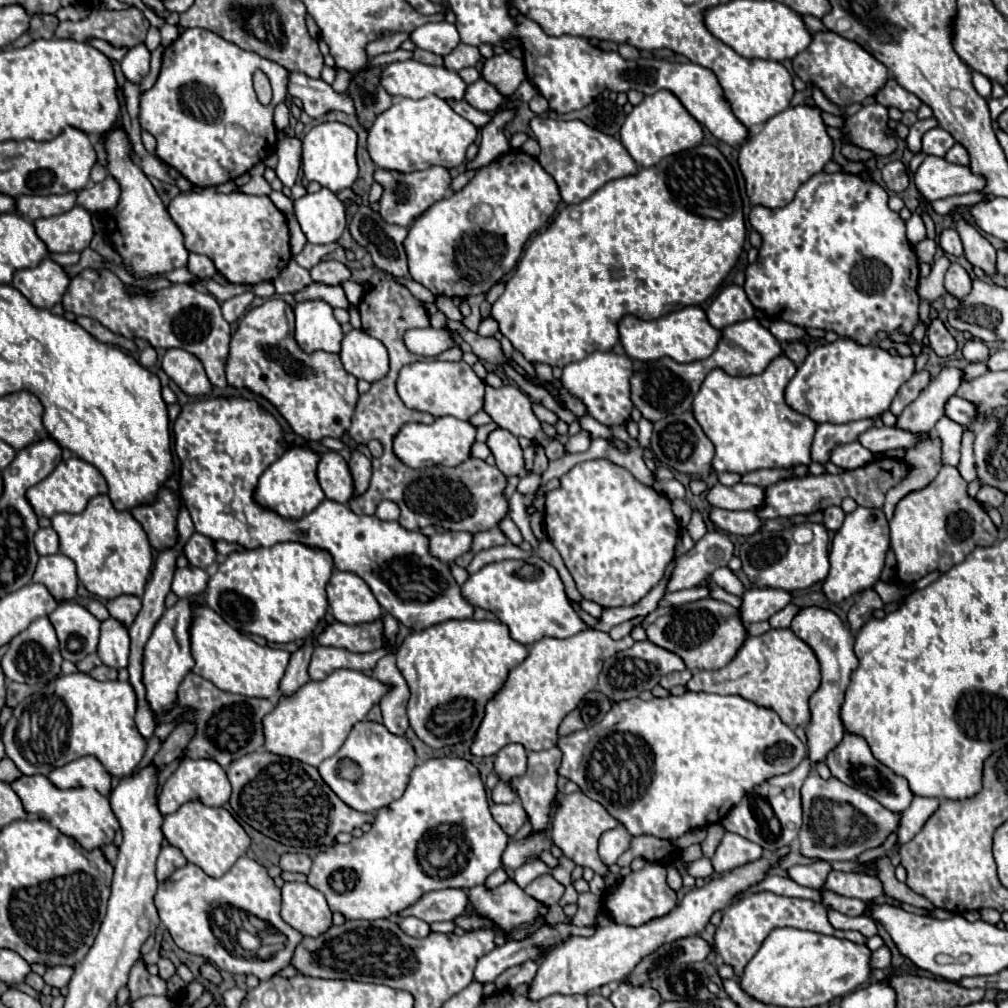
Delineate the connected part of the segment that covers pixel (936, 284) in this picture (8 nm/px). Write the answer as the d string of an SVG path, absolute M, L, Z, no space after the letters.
M941 256L939 260L933 262L933 270L931 270L931 274L929 274L927 278L921 278L921 280L919 280L917 294L919 294L921 298L933 302L935 298L947 294L947 290L943 288L943 276L945 276L949 264L951 264L951 260L949 260L947 256Z

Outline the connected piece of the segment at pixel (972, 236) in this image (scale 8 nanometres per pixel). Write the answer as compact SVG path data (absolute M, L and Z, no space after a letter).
M955 206L951 210L951 218L953 218L953 228L959 232L961 236L961 242L963 242L963 250L965 250L965 258L973 264L973 266L979 266L983 268L989 276L995 276L995 248L993 244L981 234L981 230L967 222L959 208Z

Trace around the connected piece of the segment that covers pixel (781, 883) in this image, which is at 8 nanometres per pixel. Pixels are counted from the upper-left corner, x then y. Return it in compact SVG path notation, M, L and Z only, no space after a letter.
M769 874L761 882L761 888L769 890L773 894L779 894L779 896L795 896L795 898L811 898L811 900L817 898L815 890L803 888L797 882L793 882L791 878L783 878L783 876L775 876L775 874Z

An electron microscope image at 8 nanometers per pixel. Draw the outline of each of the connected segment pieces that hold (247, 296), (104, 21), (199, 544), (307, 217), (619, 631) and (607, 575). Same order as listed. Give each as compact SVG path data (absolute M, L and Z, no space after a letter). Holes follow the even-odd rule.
M247 290L247 292L243 292L239 296L233 296L227 302L223 302L223 306L221 306L223 318L227 322L235 322L249 308L249 304L253 302L253 298L255 298L255 294L251 290Z
M135 6L127 10L93 10L85 20L61 22L55 30L57 38L71 38L87 42L87 38L101 38L115 48L133 48L145 42L149 22Z
M193 532L193 536L187 540L187 544L185 544L185 548L183 548L183 556L186 556L190 565L205 568L207 567L207 560L210 561L217 558L215 542L213 542L211 538L205 538L203 534L197 534L197 532ZM209 546L211 546L211 552L209 552ZM197 551L203 551L203 556L205 556L202 567L200 567L201 564L199 558L195 556Z
M283 187L282 192L294 204L294 212L301 224L307 242L311 244L333 244L341 238L345 222L345 204L329 188L321 188L315 194L305 194L299 200L293 199L291 190Z
M635 616L635 618L631 618L631 620L627 620L627 622L611 628L609 634L611 634L611 638L623 638L623 636L627 636L639 624L643 624L643 616Z
M607 458L575 464L561 476L559 488L547 494L545 530L571 572L581 596L603 608L637 604L653 586L657 586L661 574L665 574L665 568L675 558L675 544L679 538L679 522L671 512L671 502L653 488L637 482L627 468L617 466Z

